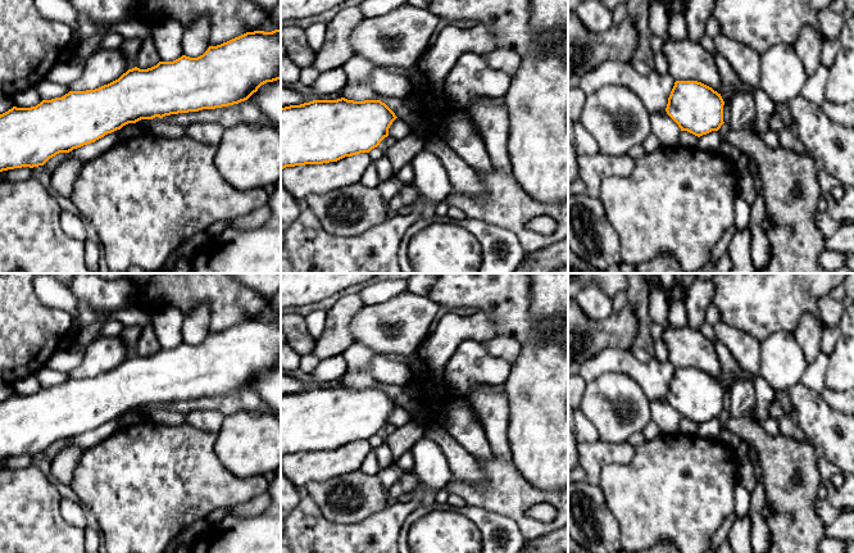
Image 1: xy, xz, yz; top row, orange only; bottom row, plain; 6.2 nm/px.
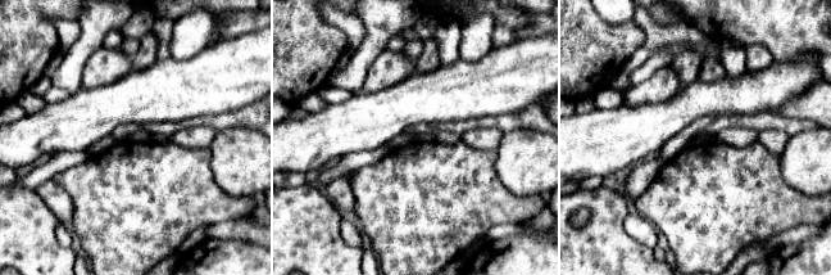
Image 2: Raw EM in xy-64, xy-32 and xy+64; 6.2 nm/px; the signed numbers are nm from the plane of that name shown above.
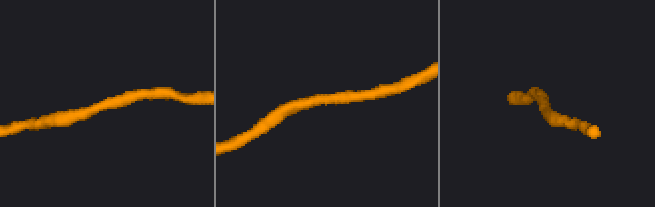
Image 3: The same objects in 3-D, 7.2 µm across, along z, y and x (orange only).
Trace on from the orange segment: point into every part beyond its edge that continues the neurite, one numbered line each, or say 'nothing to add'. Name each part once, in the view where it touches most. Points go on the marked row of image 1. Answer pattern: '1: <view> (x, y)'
nothing to add

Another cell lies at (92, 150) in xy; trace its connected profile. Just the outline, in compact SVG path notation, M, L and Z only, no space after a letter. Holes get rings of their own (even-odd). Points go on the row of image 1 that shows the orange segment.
M119 130L105 135L104 137L96 140L95 142L73 149L72 151L67 153L67 159L78 159L82 162L92 160L103 155L118 141L119 141Z

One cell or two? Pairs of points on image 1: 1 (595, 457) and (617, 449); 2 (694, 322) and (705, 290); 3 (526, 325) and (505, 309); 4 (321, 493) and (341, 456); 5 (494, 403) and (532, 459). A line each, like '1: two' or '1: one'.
1: one
2: one
3: one
4: two
5: two

